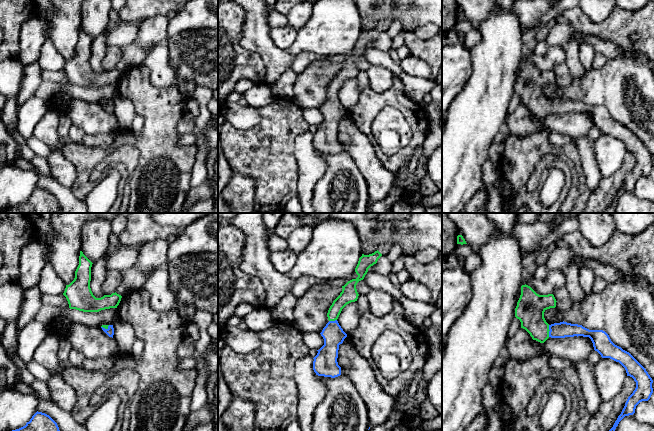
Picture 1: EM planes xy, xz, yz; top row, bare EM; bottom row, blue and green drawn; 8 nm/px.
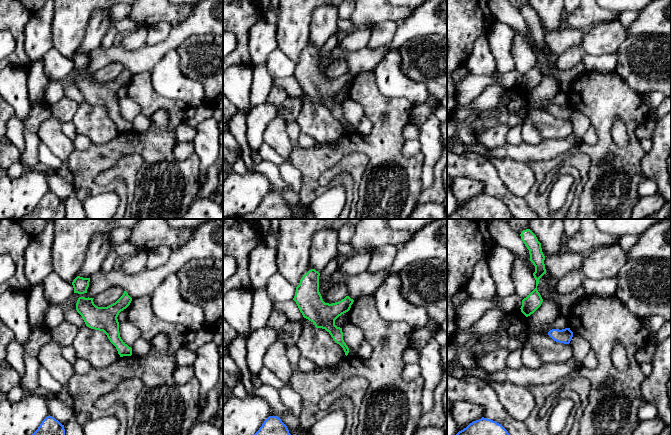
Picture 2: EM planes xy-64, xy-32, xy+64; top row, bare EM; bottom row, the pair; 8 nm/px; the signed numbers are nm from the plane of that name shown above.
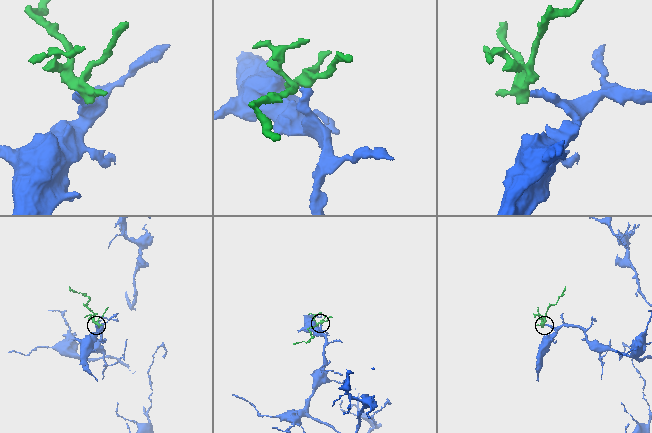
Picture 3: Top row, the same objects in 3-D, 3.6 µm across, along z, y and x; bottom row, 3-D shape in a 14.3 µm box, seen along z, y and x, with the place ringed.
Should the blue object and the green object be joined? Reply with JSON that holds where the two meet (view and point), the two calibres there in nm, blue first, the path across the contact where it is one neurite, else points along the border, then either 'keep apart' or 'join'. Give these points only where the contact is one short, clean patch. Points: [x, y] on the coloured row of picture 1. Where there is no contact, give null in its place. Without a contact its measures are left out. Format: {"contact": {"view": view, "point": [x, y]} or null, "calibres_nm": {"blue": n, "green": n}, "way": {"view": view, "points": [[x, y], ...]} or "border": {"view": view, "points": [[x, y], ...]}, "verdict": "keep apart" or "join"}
{"contact": {"view": "yz", "point": [549, 331]}, "calibres_nm": {"blue": 130, "green": 220}, "verdict": "join"}

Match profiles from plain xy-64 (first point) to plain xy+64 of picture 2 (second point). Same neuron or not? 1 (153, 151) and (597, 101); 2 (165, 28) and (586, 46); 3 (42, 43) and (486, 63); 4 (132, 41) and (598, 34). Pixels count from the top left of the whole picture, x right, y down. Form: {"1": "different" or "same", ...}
{"1": "same", "2": "same", "3": "same", "4": "different"}

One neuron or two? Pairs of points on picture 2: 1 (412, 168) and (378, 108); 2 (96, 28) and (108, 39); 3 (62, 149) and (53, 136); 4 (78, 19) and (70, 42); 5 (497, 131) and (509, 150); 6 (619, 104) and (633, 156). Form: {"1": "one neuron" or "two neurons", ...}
{"1": "one neuron", "2": "two neurons", "3": "one neuron", "4": "one neuron", "5": "two neurons", "6": "one neuron"}

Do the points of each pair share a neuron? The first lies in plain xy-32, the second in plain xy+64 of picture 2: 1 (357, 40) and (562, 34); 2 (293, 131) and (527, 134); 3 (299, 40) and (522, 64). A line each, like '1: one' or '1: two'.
1: one
2: two
3: one

